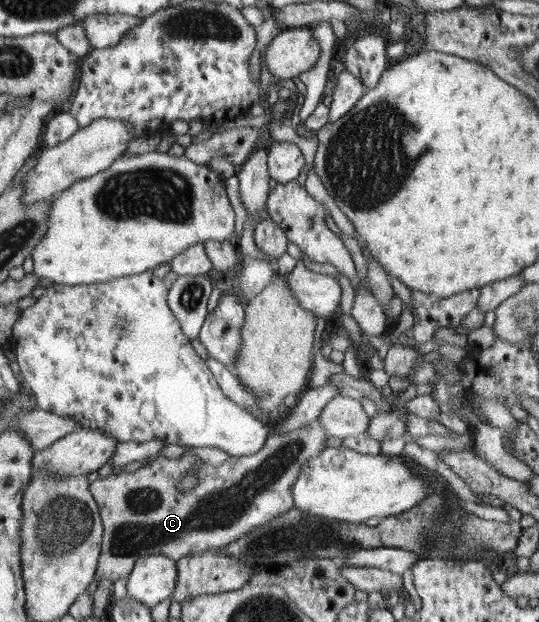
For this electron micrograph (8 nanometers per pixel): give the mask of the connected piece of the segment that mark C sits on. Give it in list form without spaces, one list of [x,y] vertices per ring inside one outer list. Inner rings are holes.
[[[316,421],[312,422],[310,425],[306,425],[308,431],[304,431],[303,428],[299,430],[288,432],[285,435],[279,436],[269,436],[268,442],[265,443],[265,446],[258,450],[257,453],[252,454],[251,456],[242,456],[242,457],[230,457],[226,462],[220,465],[208,465],[202,462],[198,456],[192,453],[184,453],[183,456],[180,456],[176,459],[166,459],[163,457],[153,458],[151,462],[147,465],[138,468],[135,472],[127,474],[125,472],[120,472],[116,470],[114,474],[109,475],[102,479],[97,479],[96,481],[89,484],[90,490],[92,491],[93,498],[97,501],[98,506],[101,508],[101,518],[104,528],[104,541],[101,545],[101,558],[100,564],[98,564],[98,570],[94,573],[94,578],[98,581],[106,580],[110,578],[112,581],[117,581],[119,578],[125,578],[130,574],[130,571],[134,568],[134,565],[141,558],[146,558],[146,556],[156,556],[156,554],[164,554],[172,560],[178,560],[184,556],[194,556],[194,554],[208,553],[210,550],[218,551],[222,548],[230,545],[232,542],[237,541],[238,538],[246,537],[246,534],[249,534],[252,530],[255,530],[260,525],[265,525],[267,522],[272,521],[278,516],[281,516],[282,513],[294,508],[294,482],[297,481],[299,476],[299,471],[301,470],[301,465],[303,462],[309,462],[311,458],[317,456],[318,453],[323,452],[326,448],[325,441],[328,439],[325,436],[325,431],[322,429],[322,426]],[[187,470],[195,470],[195,476],[197,476],[197,486],[192,488],[192,490],[178,490],[177,483]]]

